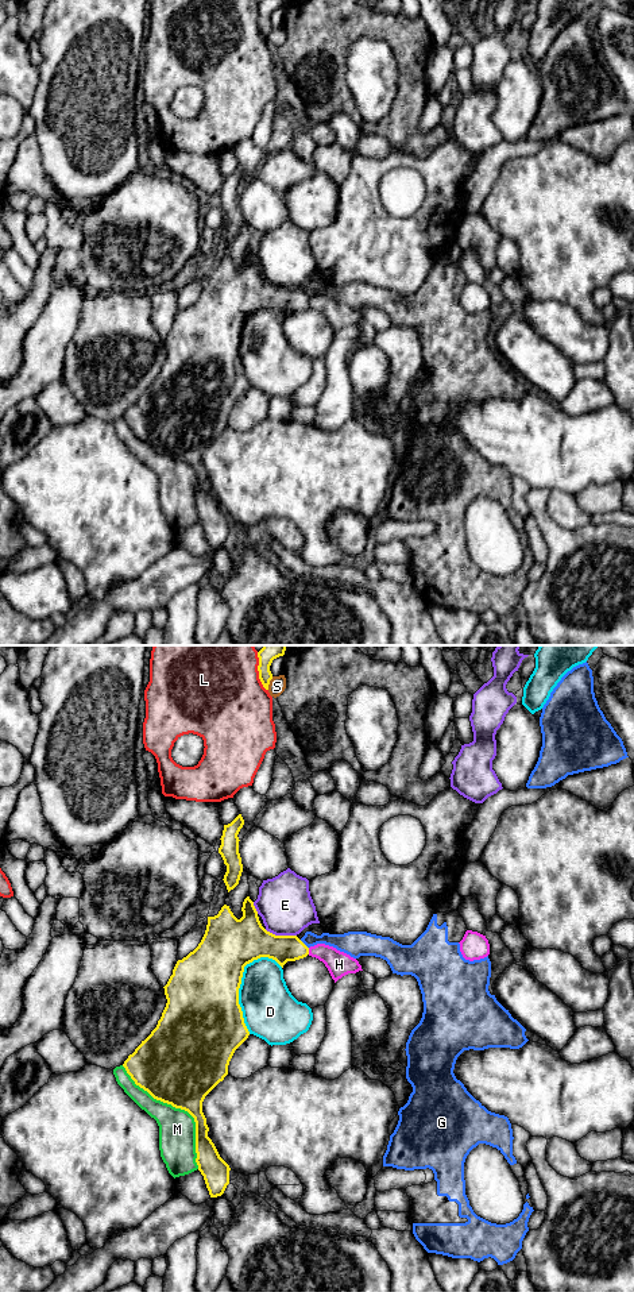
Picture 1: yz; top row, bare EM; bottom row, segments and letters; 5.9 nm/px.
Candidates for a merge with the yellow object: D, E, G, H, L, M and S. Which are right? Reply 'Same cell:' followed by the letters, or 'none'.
Same cell: H

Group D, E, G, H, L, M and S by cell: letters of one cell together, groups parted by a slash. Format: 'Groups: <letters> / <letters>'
Groups: D / E / G / H / L / M / S

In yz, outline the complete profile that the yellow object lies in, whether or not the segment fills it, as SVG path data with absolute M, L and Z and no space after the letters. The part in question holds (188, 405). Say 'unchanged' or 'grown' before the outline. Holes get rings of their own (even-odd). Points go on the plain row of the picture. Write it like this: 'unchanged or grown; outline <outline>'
grown; outline M250 248L244 251L241 263L243 269L237 271L229 258L224 257L217 267L208 269L201 294L177 313L173 327L163 339L167 355L156 379L123 416L135 436L154 451L185 462L194 470L196 514L210 549L224 545L229 536L231 520L208 489L209 479L202 464L202 454L228 427L235 402L250 387L239 356L244 319L260 309L268 309L283 320L287 313L309 306L325 316L335 335L348 325L363 323L356 311L333 298L317 296L308 300L297 288L275 288L267 284Z

